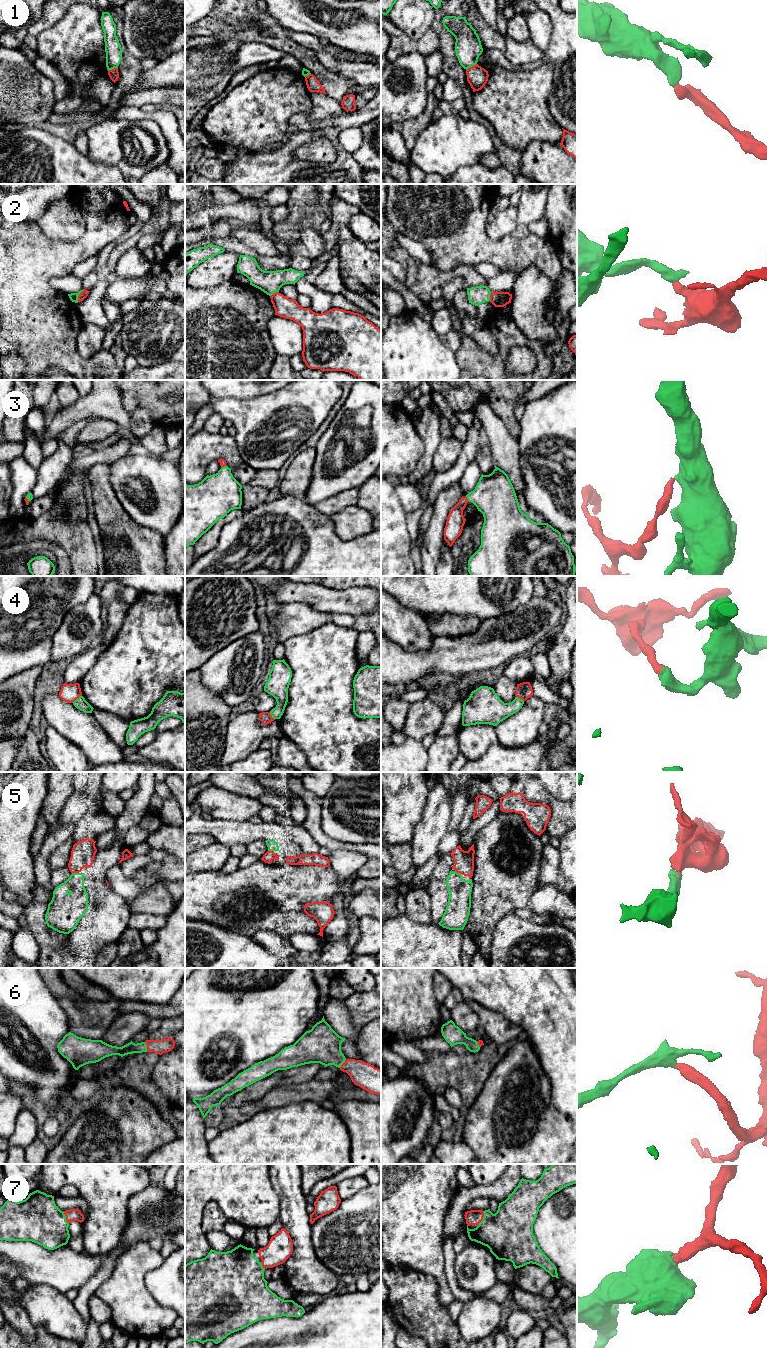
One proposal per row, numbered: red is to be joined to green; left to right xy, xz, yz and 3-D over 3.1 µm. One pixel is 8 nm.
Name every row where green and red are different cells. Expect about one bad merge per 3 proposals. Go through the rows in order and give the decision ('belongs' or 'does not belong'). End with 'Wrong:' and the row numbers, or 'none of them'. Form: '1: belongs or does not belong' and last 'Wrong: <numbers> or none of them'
1: does not belong
2: does not belong
3: belongs
4: does not belong
5: belongs
6: belongs
7: belongs
Wrong: 1, 2, 4

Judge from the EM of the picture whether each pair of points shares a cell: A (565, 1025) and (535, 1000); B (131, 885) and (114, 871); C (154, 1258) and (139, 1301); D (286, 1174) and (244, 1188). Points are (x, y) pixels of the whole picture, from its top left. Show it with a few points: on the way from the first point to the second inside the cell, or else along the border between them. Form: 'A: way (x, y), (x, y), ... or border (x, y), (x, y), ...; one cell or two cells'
A: way (558, 1018), (542, 1002); one cell
B: way (127, 885), (117, 875); one cell
C: way (143, 1269), (139, 1273), (139, 1290); one cell
D: border (268, 1174), (280, 1200); two cells

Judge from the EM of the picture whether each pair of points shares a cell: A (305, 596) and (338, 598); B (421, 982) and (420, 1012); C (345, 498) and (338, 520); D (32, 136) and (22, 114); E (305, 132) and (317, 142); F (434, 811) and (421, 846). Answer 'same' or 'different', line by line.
A: same
B: same
C: different
D: different
E: different
F: same

